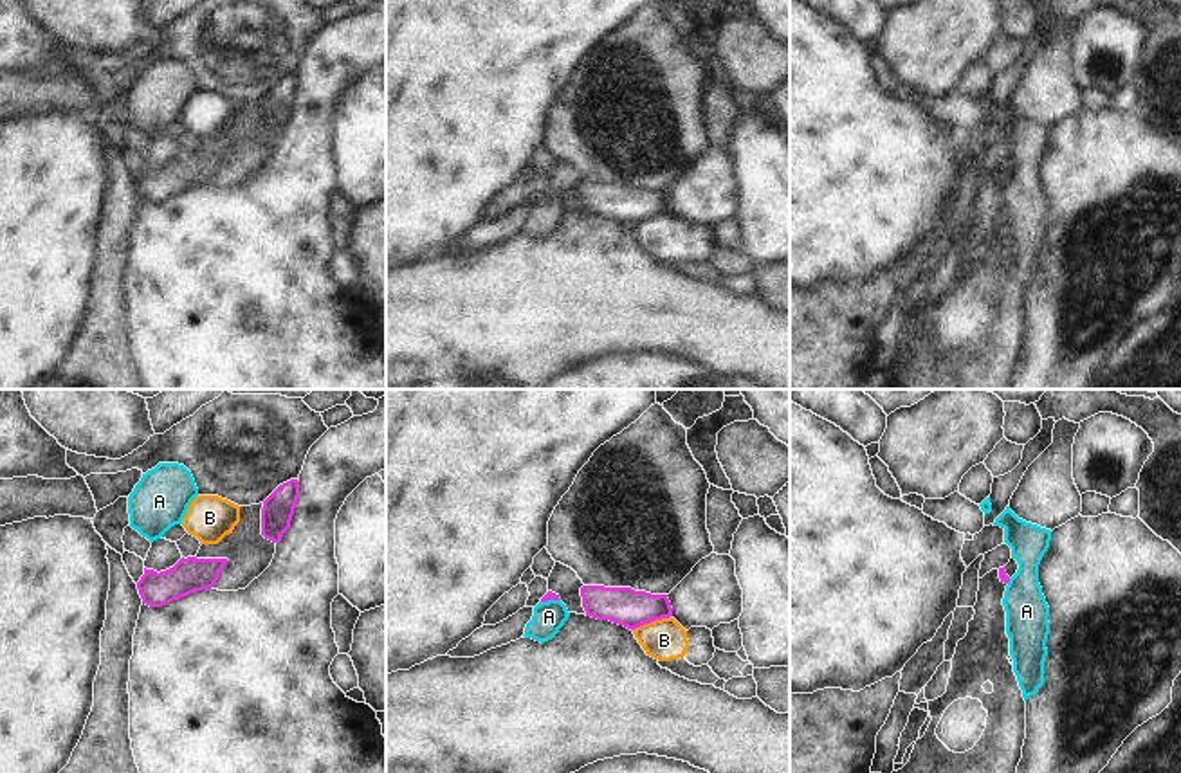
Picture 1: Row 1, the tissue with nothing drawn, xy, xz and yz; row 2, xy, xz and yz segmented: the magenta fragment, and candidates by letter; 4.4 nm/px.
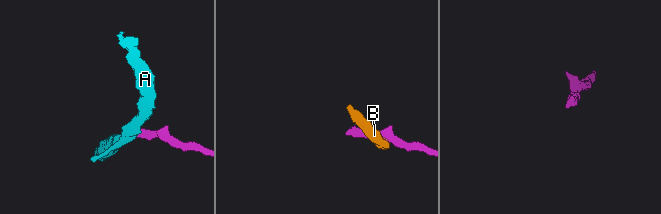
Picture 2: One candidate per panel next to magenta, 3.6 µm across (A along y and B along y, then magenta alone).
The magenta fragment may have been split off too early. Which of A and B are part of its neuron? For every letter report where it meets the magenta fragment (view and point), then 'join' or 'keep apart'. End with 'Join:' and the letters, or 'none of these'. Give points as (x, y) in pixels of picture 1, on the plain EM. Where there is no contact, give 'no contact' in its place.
A: meets magenta in xz at (550, 195); keep apart
B: meets magenta in xz at (650, 218); keep apart
Join: none of these

